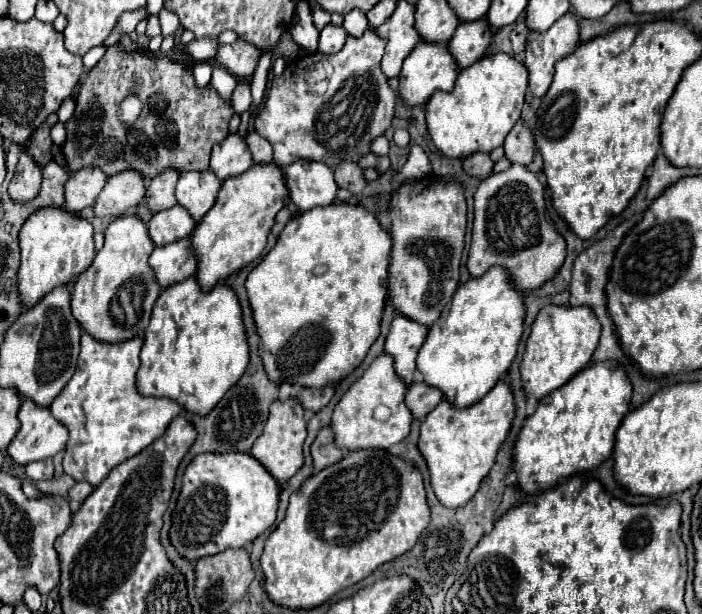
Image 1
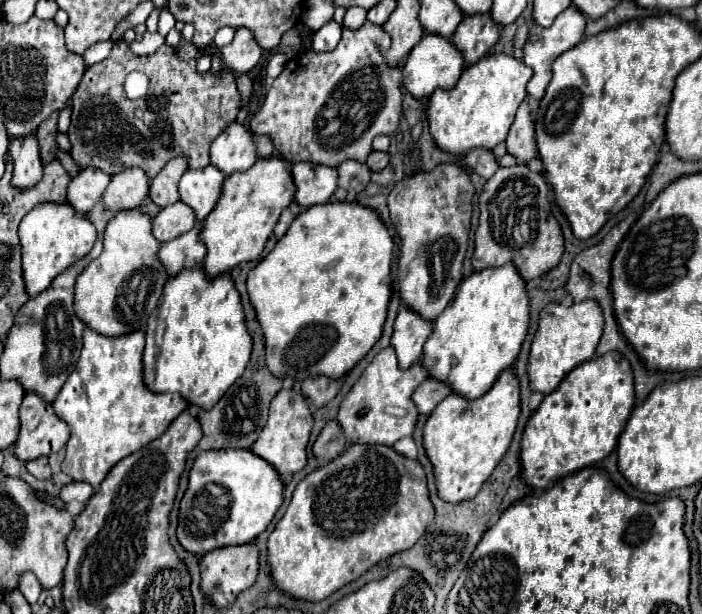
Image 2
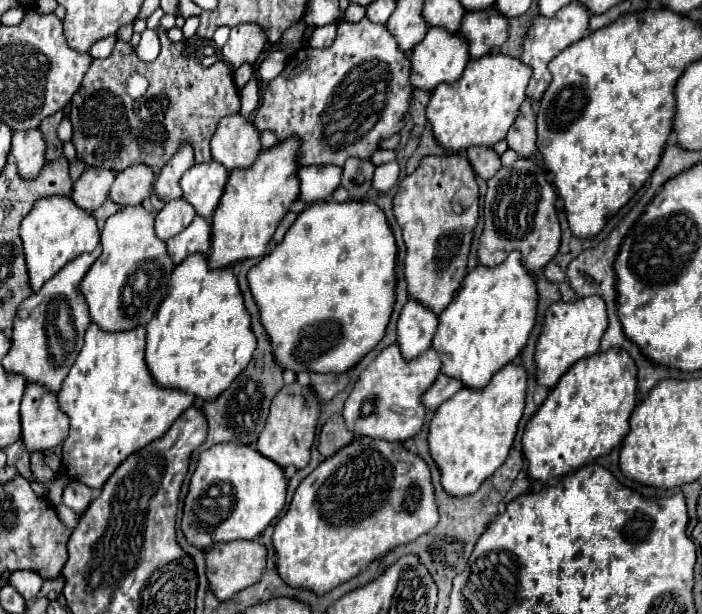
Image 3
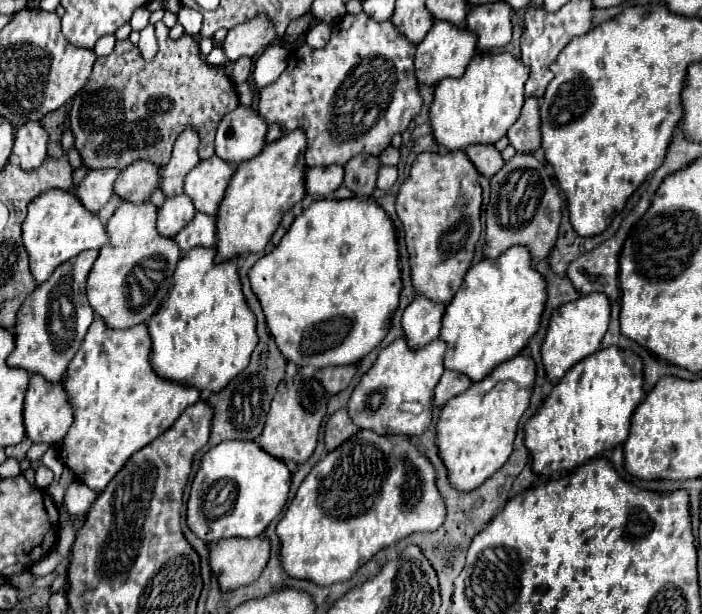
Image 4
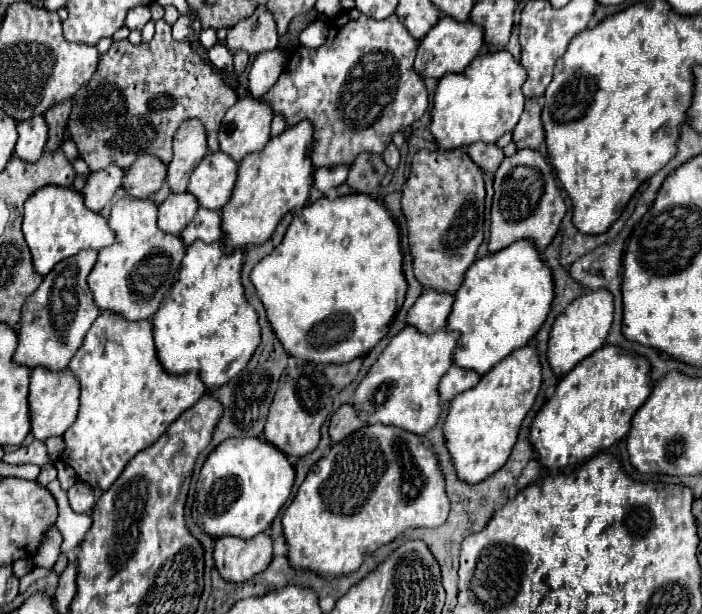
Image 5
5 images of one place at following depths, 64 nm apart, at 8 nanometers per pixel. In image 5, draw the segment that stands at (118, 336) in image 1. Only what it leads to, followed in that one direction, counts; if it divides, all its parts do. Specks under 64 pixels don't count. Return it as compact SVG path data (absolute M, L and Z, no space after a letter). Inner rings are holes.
M124 196L112 206L112 214L110 214L108 222L110 222L110 228L116 232L116 242L98 252L98 262L94 264L94 270L88 276L88 286L94 294L94 302L100 310L120 312L126 320L134 320L134 322L146 320L146 318L154 316L162 298L170 292L170 288L176 280L176 274L178 274L178 266L186 254L186 246L180 236L164 234L158 228L156 218L158 218L158 206L150 198L140 200L140 198Z

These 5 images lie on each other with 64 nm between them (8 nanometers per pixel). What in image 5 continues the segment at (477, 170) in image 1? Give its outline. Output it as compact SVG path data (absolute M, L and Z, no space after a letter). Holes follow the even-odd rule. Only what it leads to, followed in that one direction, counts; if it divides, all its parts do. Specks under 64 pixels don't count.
M476 142L476 144L470 144L466 148L468 156L488 174L494 174L500 166L500 162L504 160L504 152L502 148L498 148L496 144L488 144L488 142Z

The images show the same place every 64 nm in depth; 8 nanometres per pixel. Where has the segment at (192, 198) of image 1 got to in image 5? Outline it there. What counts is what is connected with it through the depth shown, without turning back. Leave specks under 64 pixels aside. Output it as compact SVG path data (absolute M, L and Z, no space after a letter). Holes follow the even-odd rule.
M222 150L208 154L196 168L188 184L200 206L220 210L224 202L232 198L232 190L238 178L238 162L232 162Z

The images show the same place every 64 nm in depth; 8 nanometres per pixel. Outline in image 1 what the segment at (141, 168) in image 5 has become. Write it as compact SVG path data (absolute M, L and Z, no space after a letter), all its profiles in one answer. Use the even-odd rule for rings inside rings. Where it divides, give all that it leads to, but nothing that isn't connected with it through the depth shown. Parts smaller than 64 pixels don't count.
M136 170L120 172L112 178L108 178L104 190L100 192L94 212L96 216L122 216L132 212L142 200L144 200L146 182L142 174L136 174Z

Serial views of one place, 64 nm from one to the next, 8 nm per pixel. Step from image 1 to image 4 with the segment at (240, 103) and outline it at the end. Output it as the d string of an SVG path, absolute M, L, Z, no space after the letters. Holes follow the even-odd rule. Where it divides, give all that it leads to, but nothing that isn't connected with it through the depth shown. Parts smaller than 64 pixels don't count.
M238 58L238 60L232 64L230 78L232 78L236 84L242 84L242 82L248 80L250 70L252 70L252 60L250 60L250 58Z

